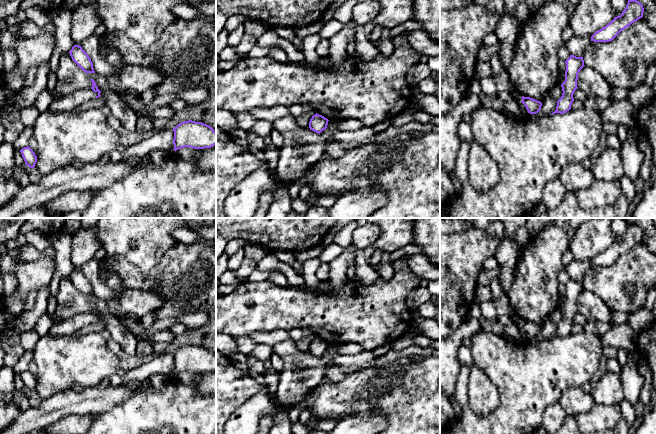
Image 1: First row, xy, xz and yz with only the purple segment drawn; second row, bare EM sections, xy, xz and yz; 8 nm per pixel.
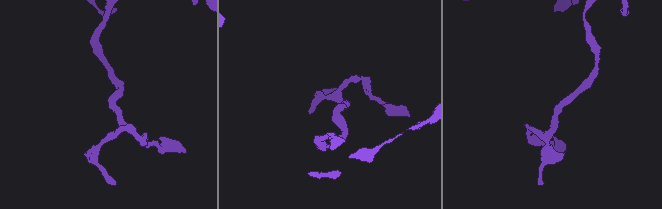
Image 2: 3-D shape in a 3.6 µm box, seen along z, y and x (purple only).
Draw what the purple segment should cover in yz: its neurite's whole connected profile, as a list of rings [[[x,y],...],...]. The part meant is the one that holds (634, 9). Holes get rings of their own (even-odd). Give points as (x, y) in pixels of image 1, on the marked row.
[[[628,0],[626,8],[620,16],[608,23],[602,29],[596,31],[591,36],[594,42],[612,41],[622,30],[630,26],[632,23],[643,17],[643,5],[637,0]]]

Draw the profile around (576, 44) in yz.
[[[585,35],[585,36],[573,36],[566,42],[564,42],[564,45],[567,47],[571,55],[574,55],[576,57],[583,57],[584,55],[584,49],[587,44],[591,42],[591,35]]]

